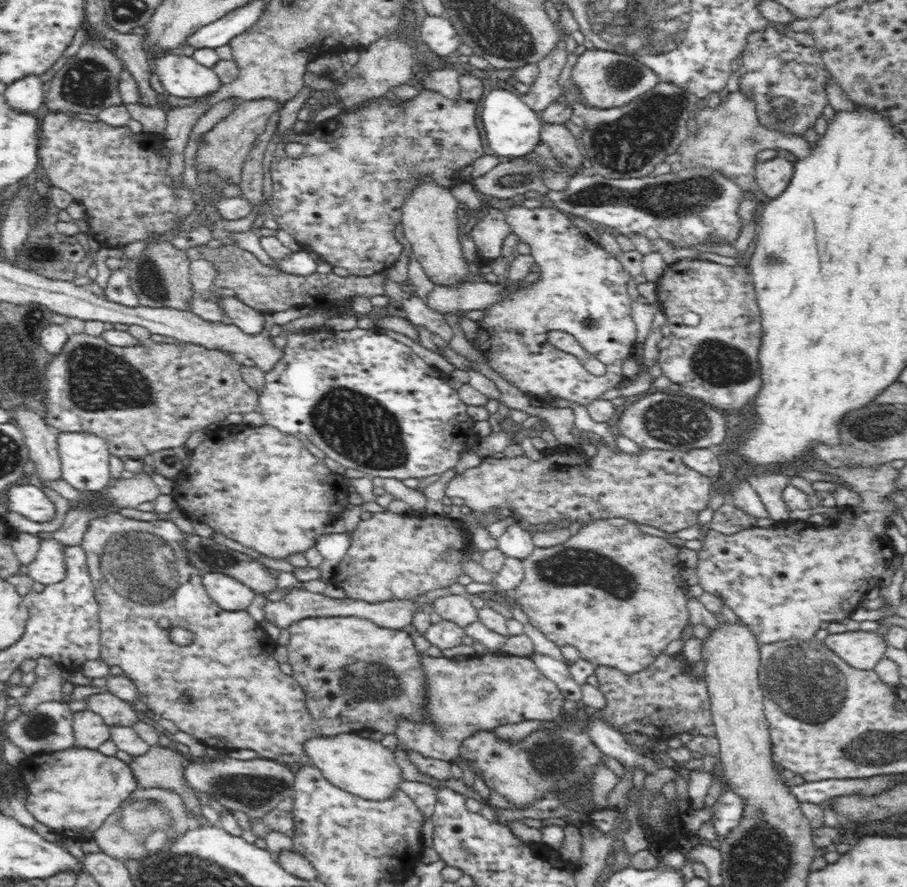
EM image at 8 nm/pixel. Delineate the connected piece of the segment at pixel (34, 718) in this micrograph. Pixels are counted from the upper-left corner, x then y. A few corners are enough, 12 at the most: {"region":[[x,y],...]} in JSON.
{"region":[[64,700],[17,716],[5,733],[28,756],[75,744]]}

